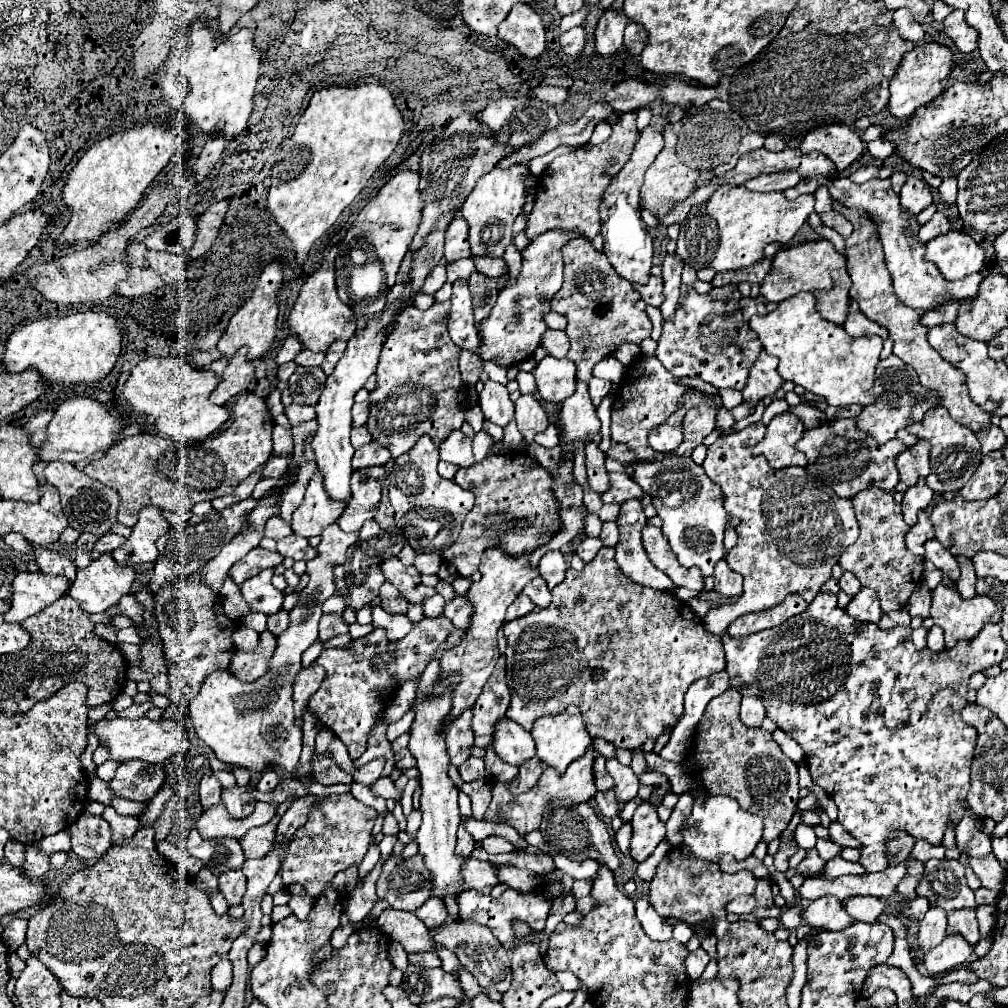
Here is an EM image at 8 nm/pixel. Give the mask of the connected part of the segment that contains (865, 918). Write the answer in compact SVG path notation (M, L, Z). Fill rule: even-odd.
M850 896L842 900L844 910L852 916L852 920L860 920L860 922L874 922L886 908L886 900L884 898L876 898L876 896Z

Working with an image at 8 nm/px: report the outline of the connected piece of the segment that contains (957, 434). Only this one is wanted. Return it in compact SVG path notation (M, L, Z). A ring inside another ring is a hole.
M936 406L930 408L924 416L922 422L912 422L910 426L906 426L906 430L918 438L924 438L930 442L930 464L932 464L932 472L928 474L926 482L934 492L956 492L958 488L962 488L966 484L966 480L970 480L974 468L980 464L982 454L980 454L980 442L976 438L976 434L966 428L960 426L958 422L950 420L946 408Z

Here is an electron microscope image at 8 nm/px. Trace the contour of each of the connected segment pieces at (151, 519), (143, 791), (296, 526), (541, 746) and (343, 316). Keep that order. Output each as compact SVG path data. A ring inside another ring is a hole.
M146 506L140 510L140 518L132 528L132 536L120 548L112 550L118 564L126 562L154 562L158 558L156 540L170 528L166 518L156 506Z
M132 760L118 766L116 776L108 782L110 790L126 800L148 802L164 784L164 770L160 764Z
M316 468L312 480L306 486L306 494L302 504L294 510L292 530L298 536L318 536L328 524L336 522L342 514L344 504L342 500L334 500L328 496L322 480L322 472Z
M568 706L564 712L556 714L556 716L544 716L544 718L538 718L534 722L534 728L532 728L532 738L536 740L536 752L538 752L538 758L556 768L560 774L566 772L566 768L578 760L580 756L586 754L586 750L590 748L592 744L592 738L590 734L586 732L584 728L584 722L582 722L582 716L580 716L580 710L578 706Z
M336 248L330 250L328 256L324 258L322 266L312 276L308 276L308 280L302 286L300 296L288 316L290 332L294 332L298 336L298 340L302 342L302 348L308 348L314 352L326 352L334 340L350 340L356 330L356 318L354 318L352 308L346 306L344 302L340 302L338 294L336 294L336 282L334 282L336 254L338 254Z

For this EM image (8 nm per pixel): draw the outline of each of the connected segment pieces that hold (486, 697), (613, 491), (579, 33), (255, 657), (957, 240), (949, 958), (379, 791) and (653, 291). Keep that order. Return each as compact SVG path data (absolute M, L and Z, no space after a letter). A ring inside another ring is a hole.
M500 654L496 668L482 690L482 696L474 704L474 716L472 716L472 732L474 732L474 744L476 746L488 746L490 736L494 730L494 722L504 718L504 712L510 704L510 692L504 682L504 654Z
M608 472L610 478L610 490L600 494L602 502L626 502L630 498L642 498L642 488L628 476L618 472Z
M576 26L576 28L570 28L568 32L560 34L560 46L570 56L578 56L584 50L586 44L588 42L586 42L586 30L584 30L584 26Z
M268 630L260 634L260 644L254 652L238 652L230 660L230 672L240 680L258 680L266 672L266 664L274 652L276 636Z
M950 230L926 244L926 258L938 266L942 276L953 281L980 272L984 250L970 234Z
M948 934L936 948L924 952L924 964L930 974L944 974L962 966L972 956L972 946L958 934Z
M380 776L374 784L370 784L370 792L374 792L376 796L382 796L384 800L388 800L388 798L392 798L392 800L400 800L402 798L402 792L398 792L396 788L394 788L394 782L390 780L390 778L384 778L384 776Z
M650 276L650 280L646 284L634 284L634 290L638 290L638 294L642 296L642 300L646 304L652 304L652 306L660 306L664 296L662 296L662 280L656 278L656 276Z

